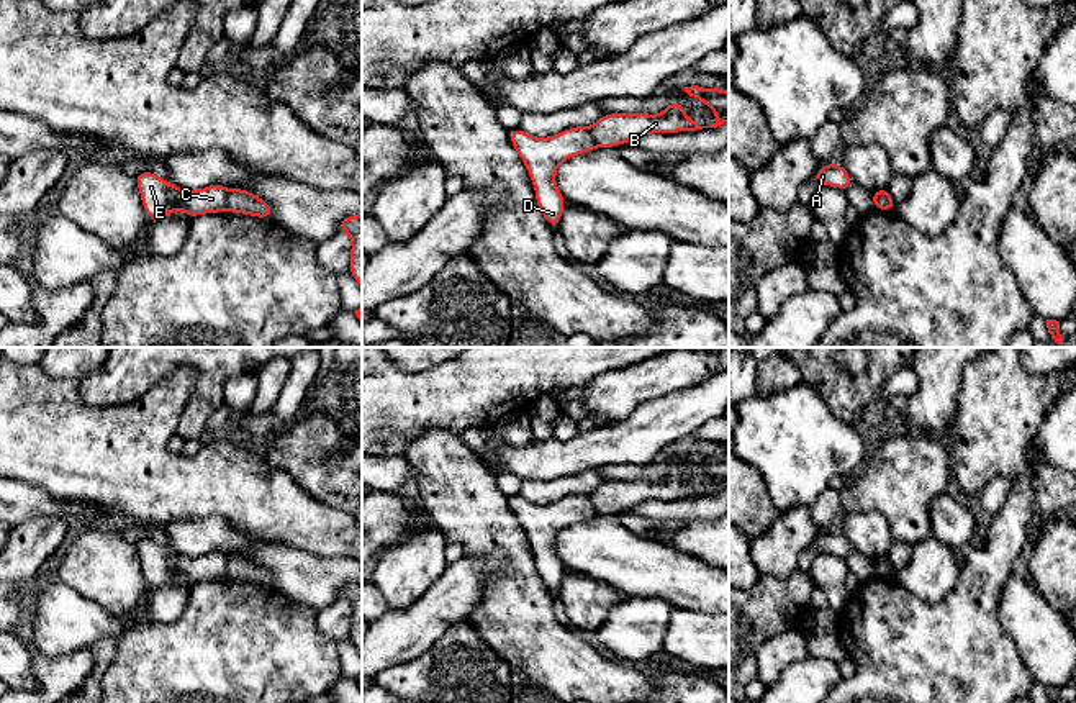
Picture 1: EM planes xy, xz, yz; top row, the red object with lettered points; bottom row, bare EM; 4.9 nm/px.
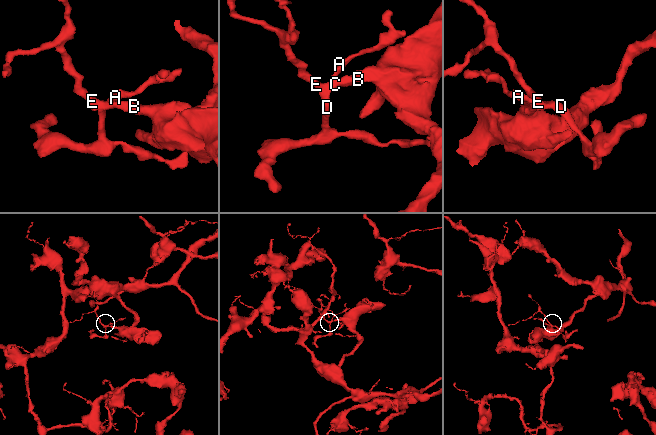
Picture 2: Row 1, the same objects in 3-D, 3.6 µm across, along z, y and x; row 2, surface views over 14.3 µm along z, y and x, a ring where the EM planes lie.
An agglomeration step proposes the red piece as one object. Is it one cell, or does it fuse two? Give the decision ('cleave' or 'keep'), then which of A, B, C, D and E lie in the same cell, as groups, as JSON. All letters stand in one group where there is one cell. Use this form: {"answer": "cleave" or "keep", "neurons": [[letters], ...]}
{"answer": "cleave", "neurons": [["A", "C", "D", "E"], ["B"]]}

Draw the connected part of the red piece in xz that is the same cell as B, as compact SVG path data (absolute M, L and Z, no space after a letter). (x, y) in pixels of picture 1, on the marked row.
M698 85L683 88L689 97L706 103L716 115L717 121L709 126L699 126L689 120L681 102L668 103L662 115L649 113L611 113L603 115L590 128L596 147L614 147L647 133L678 133L696 131L703 128L717 128L729 121L729 92L722 88L703 88Z

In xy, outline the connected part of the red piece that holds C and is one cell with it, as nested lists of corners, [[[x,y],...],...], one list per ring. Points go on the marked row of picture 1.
[[[152,170],[136,174],[134,180],[149,220],[165,220],[174,208],[180,208],[190,218],[226,210],[226,185],[215,184],[200,190],[185,190],[162,180]]]

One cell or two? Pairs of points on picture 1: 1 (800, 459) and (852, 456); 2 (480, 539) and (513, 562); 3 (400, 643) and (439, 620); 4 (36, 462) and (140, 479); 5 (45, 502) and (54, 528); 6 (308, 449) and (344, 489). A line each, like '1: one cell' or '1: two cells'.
1: one cell
2: one cell
3: one cell
4: one cell
5: two cells
6: one cell

